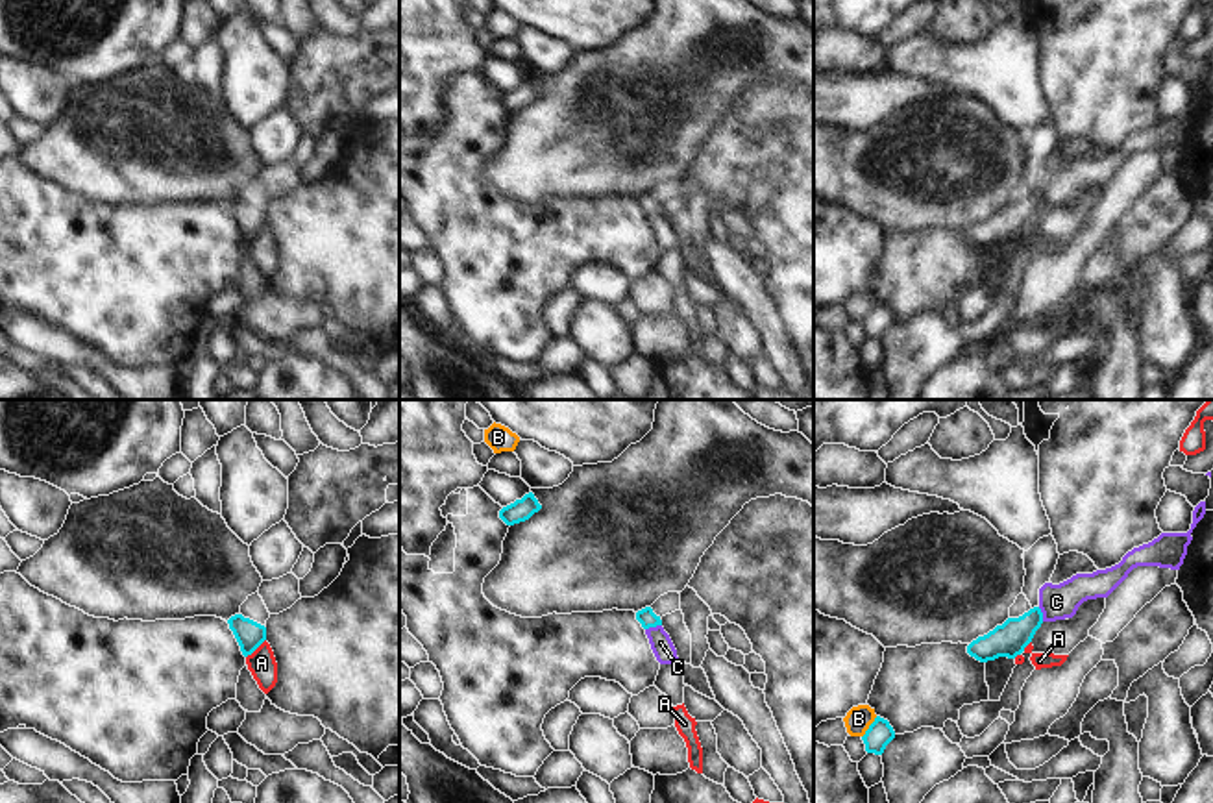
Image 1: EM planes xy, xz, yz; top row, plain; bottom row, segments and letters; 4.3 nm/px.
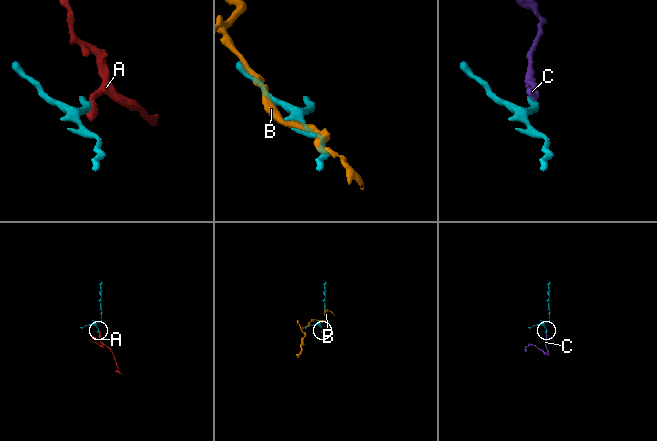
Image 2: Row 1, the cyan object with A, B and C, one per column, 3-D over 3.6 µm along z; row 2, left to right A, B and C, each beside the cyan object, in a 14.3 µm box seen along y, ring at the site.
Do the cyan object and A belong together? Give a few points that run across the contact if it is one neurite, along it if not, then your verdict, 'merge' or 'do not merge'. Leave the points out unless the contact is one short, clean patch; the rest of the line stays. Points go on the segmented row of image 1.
line xy (265, 639), (246, 657); do not merge

